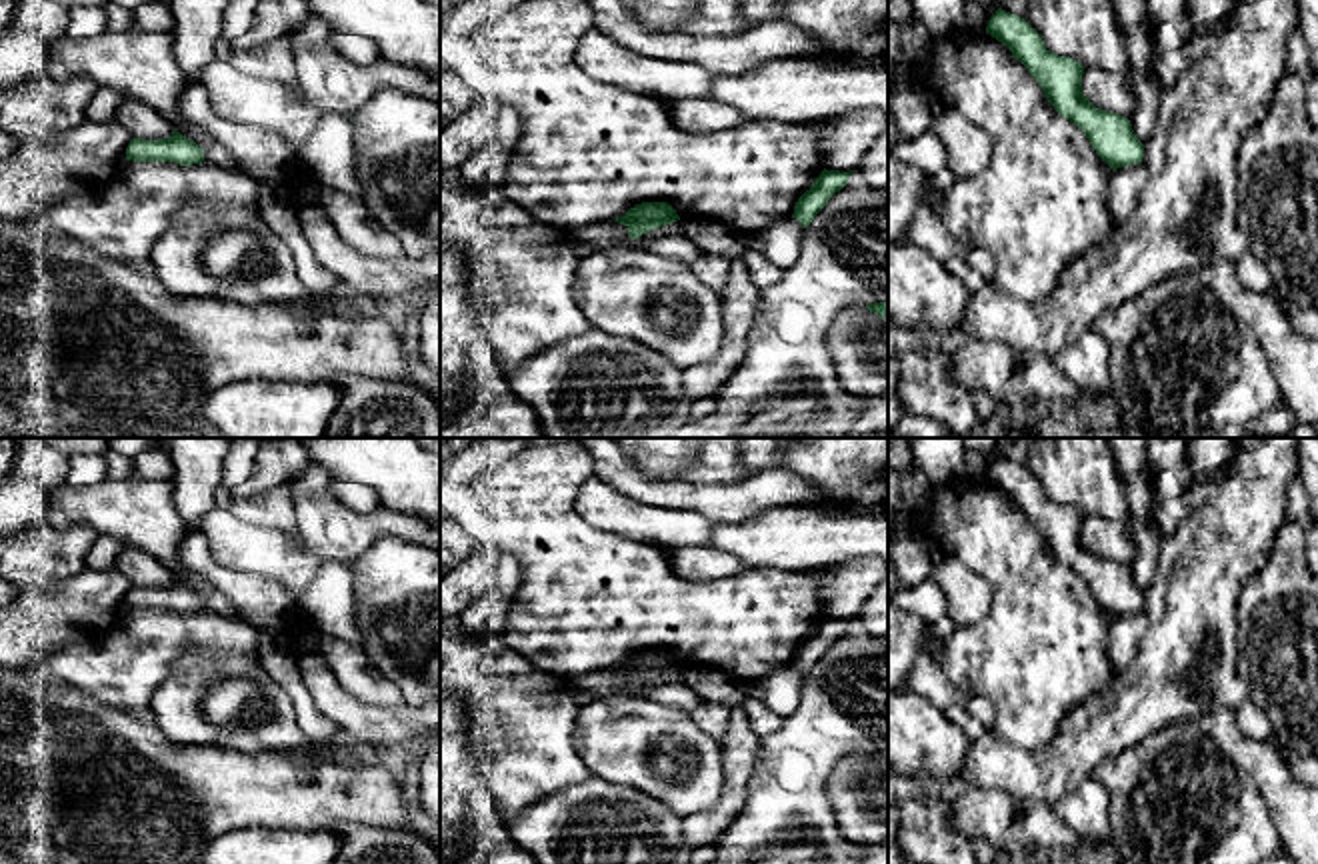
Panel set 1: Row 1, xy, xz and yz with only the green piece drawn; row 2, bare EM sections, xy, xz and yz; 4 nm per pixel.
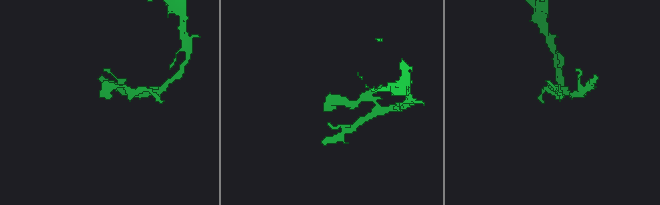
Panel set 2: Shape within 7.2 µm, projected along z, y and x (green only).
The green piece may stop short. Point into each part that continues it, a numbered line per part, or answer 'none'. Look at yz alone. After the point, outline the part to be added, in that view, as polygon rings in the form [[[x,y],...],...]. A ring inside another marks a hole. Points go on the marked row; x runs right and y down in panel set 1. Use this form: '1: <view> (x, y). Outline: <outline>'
none

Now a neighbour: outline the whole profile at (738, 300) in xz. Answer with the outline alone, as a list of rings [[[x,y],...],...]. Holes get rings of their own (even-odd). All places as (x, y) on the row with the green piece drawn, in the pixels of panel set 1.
[[[742,256],[730,262],[730,276],[718,298],[724,338],[714,360],[684,370],[684,398],[690,402],[716,396],[744,360],[760,290],[754,286]]]

